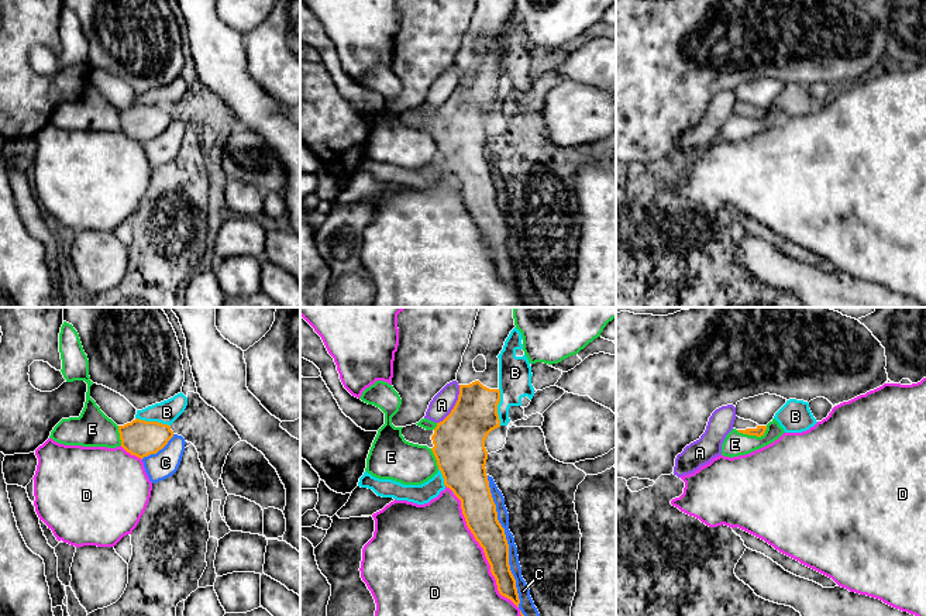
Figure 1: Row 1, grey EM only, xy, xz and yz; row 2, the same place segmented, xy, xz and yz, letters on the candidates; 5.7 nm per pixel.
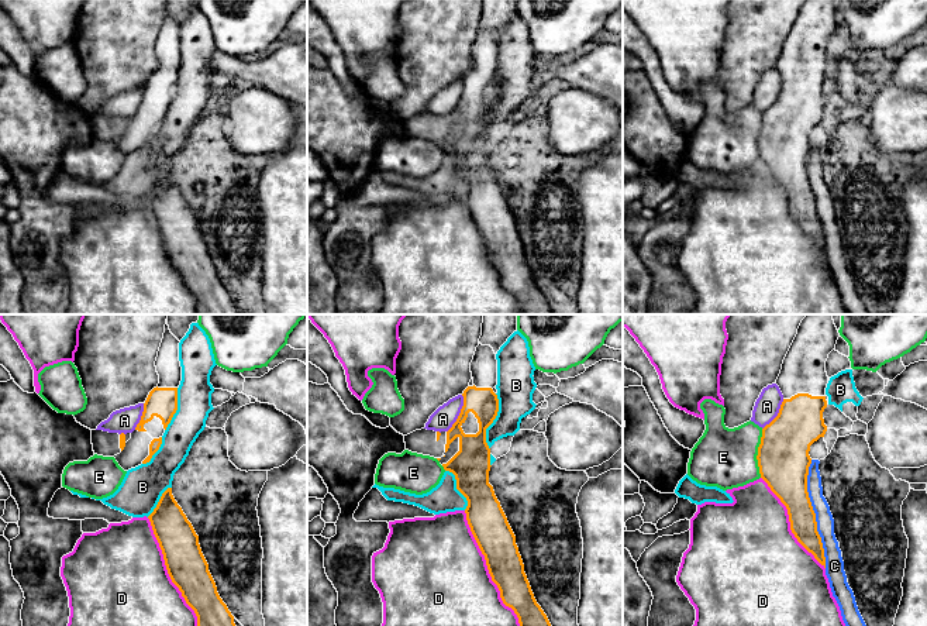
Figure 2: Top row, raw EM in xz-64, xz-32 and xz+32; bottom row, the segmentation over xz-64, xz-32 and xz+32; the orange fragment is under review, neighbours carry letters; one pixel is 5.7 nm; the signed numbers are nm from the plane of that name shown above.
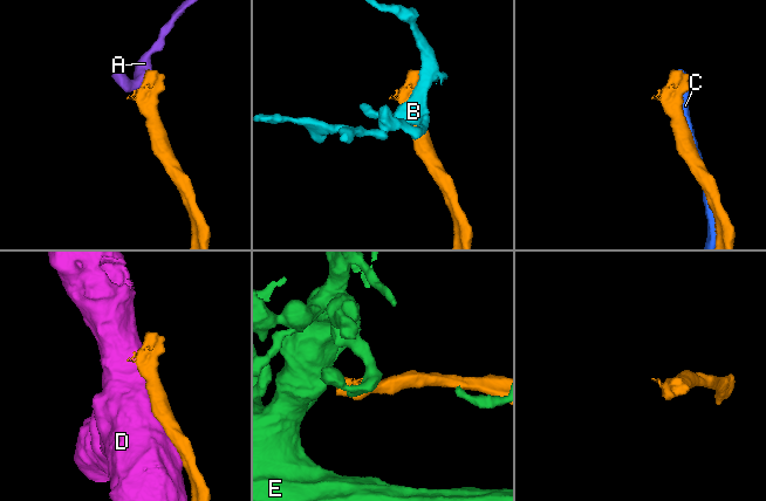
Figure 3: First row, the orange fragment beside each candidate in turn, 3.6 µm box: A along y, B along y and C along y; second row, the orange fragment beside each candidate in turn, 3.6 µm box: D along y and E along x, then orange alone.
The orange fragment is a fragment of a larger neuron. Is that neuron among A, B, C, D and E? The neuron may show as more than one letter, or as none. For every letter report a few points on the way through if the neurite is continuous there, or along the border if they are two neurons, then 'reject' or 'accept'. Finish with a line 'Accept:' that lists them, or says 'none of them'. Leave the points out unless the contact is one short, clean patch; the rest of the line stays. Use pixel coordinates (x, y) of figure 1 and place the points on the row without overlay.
A: border xz (460, 69), (454, 92), (437, 107); reject
B: reject
C: reject
D: reject
E: reject
Accept: none of them

